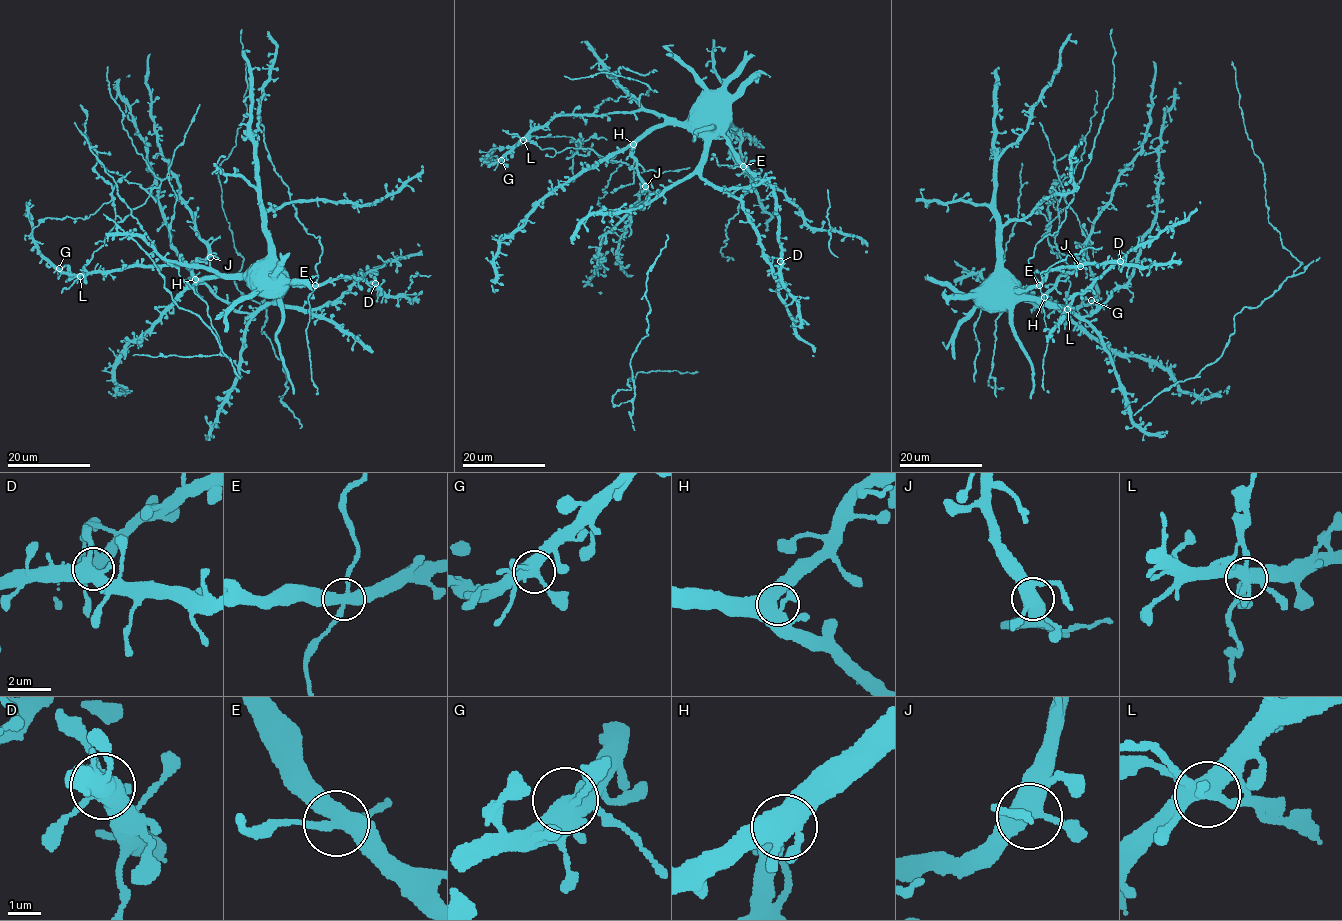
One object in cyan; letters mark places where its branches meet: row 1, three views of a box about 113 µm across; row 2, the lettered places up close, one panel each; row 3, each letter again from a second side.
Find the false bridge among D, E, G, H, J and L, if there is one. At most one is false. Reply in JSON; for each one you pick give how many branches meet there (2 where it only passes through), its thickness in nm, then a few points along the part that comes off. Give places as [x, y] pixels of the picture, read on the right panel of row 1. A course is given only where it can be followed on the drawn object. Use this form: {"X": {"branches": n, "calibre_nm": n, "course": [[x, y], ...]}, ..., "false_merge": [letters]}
{"L": {"branches": 7, "calibre_nm": 440, "course": [[1067, 309], [1068, 266], [1054, 241], [1059, 225], [1055, 199], [1058, 187], [1081, 159], [1095, 113], [1095, 90]]}, "false_merge": ["L"]}

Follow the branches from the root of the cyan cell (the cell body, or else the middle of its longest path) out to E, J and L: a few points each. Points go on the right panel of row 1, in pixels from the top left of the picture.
E: (989, 293), (984, 290), (1022, 290), (1039, 285)
J: (989, 293), (987, 287), (1038, 298), (1063, 274), (1074, 273), (1080, 266)
L: (989, 293), (987, 287), (1015, 293), (1008, 289), (1038, 305), (1067, 309)

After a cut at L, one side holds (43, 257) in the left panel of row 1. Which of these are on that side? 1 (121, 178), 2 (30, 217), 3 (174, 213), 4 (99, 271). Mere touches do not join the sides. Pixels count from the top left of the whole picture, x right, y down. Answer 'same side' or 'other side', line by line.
1: other side
2: same side
3: other side
4: same side

